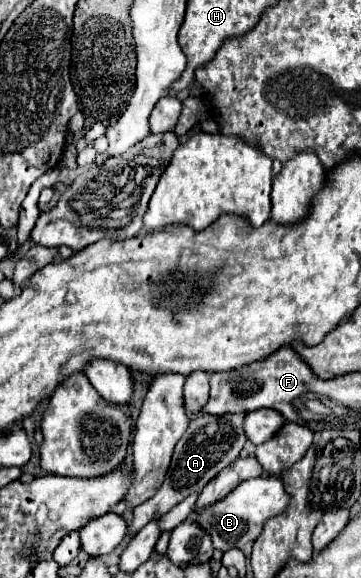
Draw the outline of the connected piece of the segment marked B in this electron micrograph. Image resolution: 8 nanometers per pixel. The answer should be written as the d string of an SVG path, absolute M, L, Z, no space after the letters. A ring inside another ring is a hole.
M257 477L257 479L247 479L239 483L225 499L203 507L193 513L193 521L211 537L213 547L219 551L229 551L233 547L243 547L259 537L259 531L263 523L269 517L275 517L287 509L289 495L283 489L283 483L279 477Z

